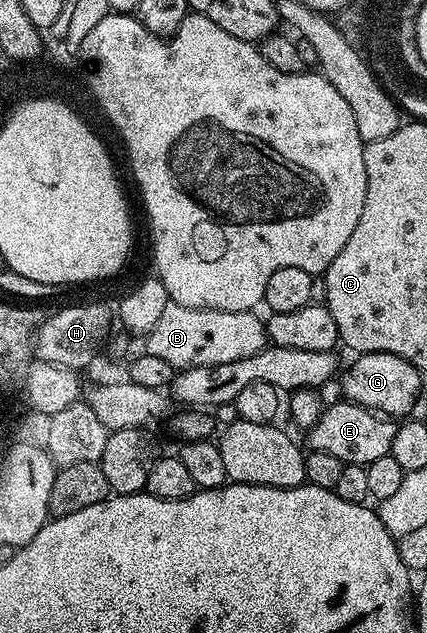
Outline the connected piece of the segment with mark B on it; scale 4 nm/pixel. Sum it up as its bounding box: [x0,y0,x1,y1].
[143,300,269,371]

